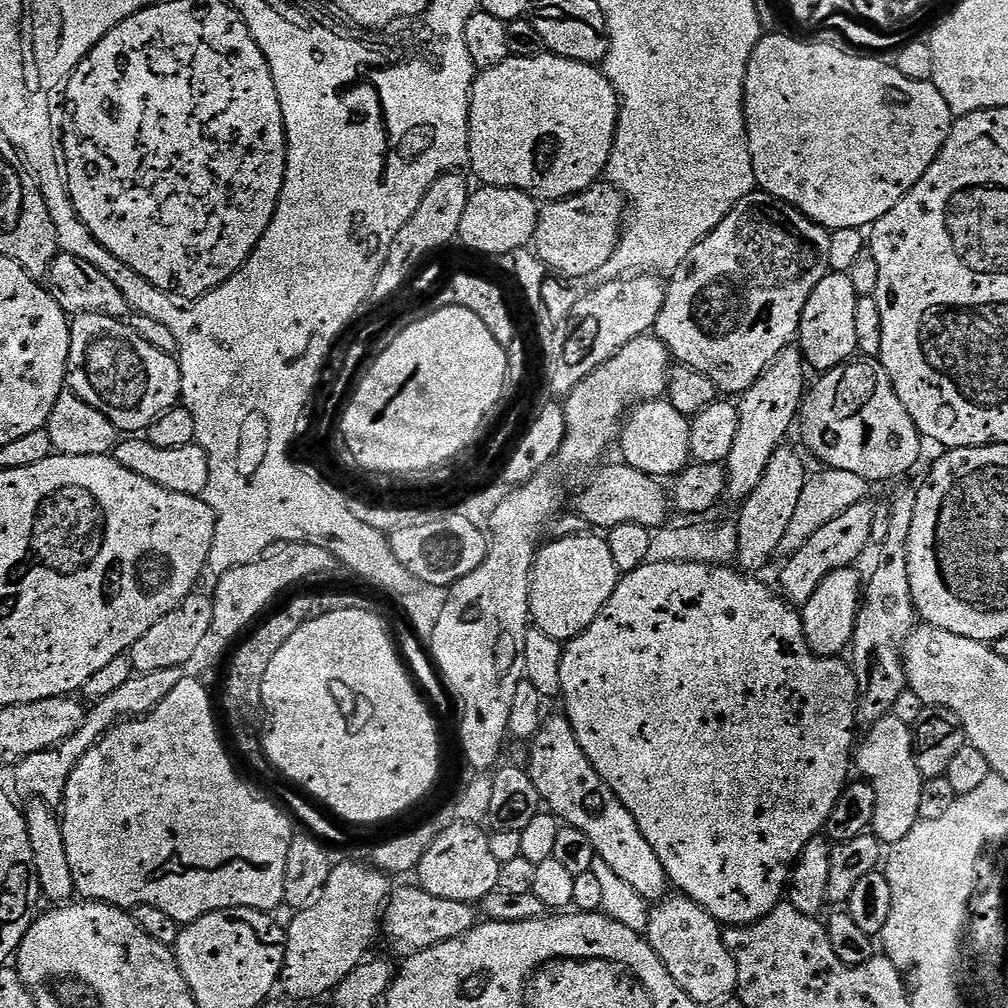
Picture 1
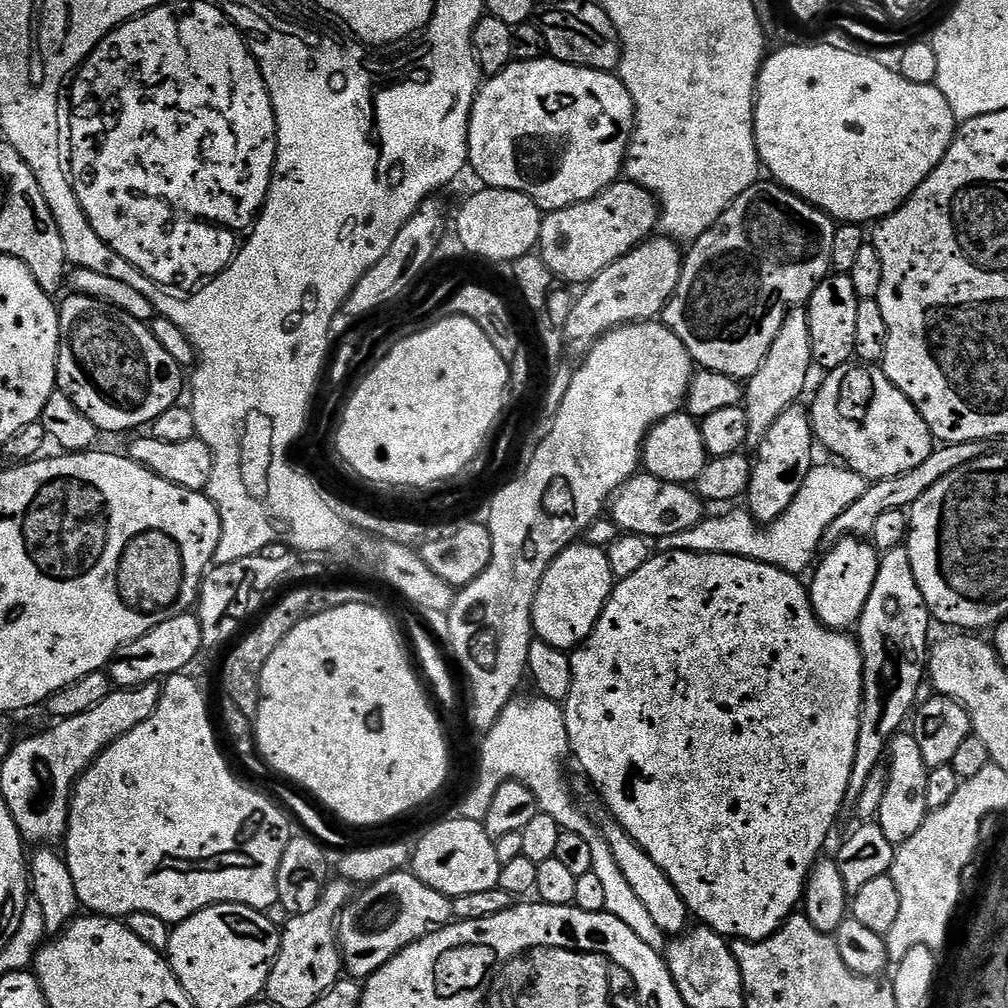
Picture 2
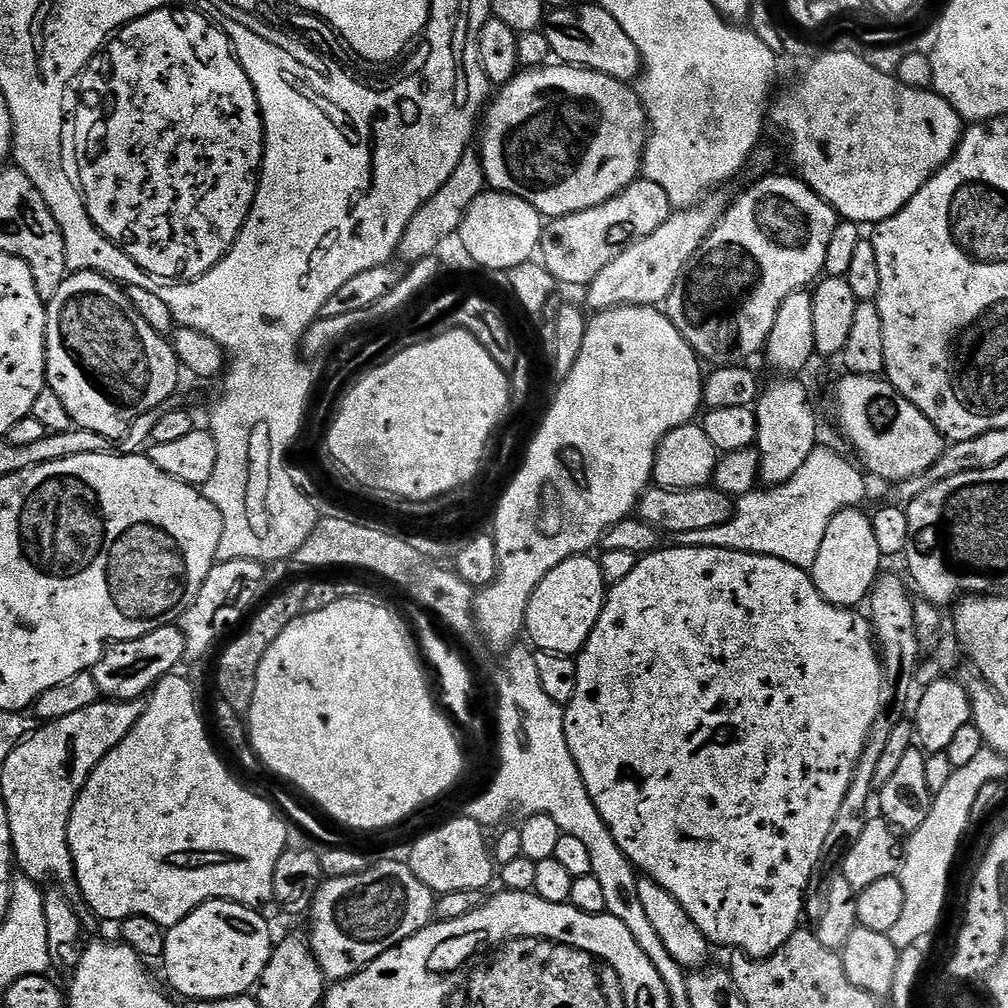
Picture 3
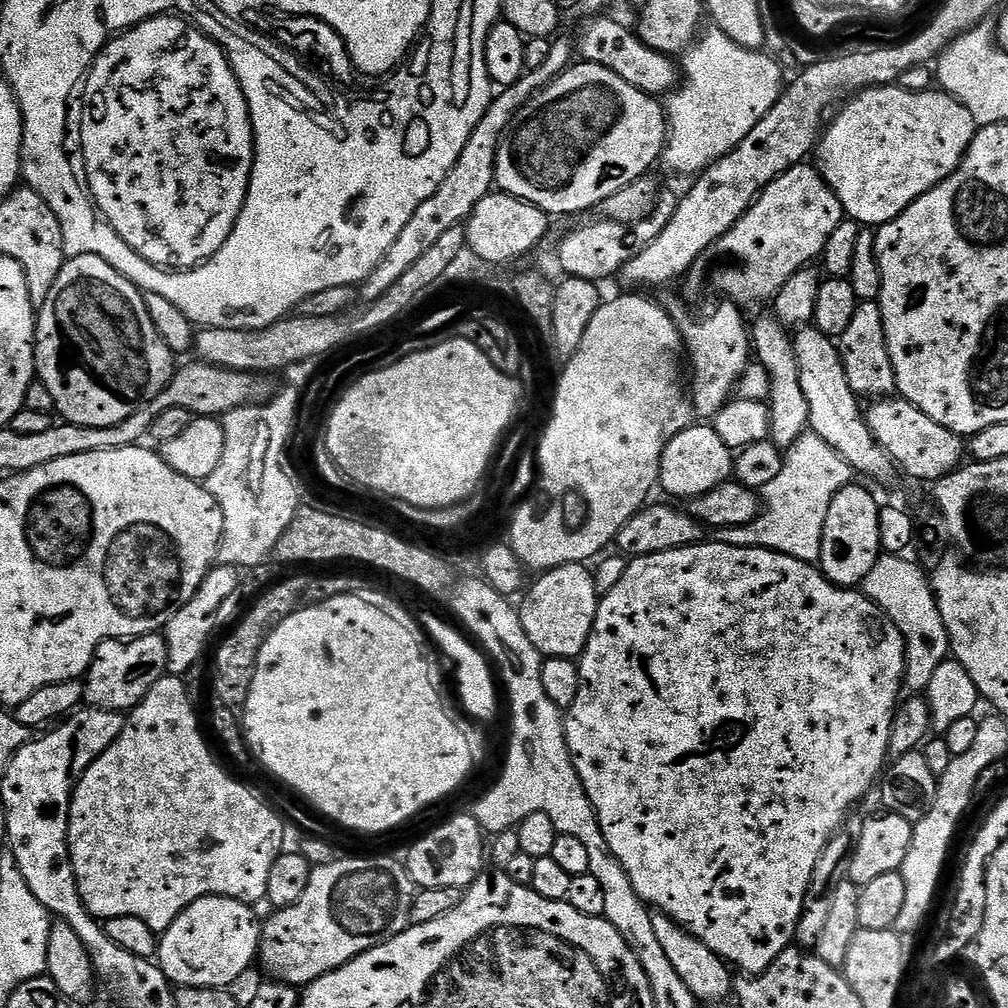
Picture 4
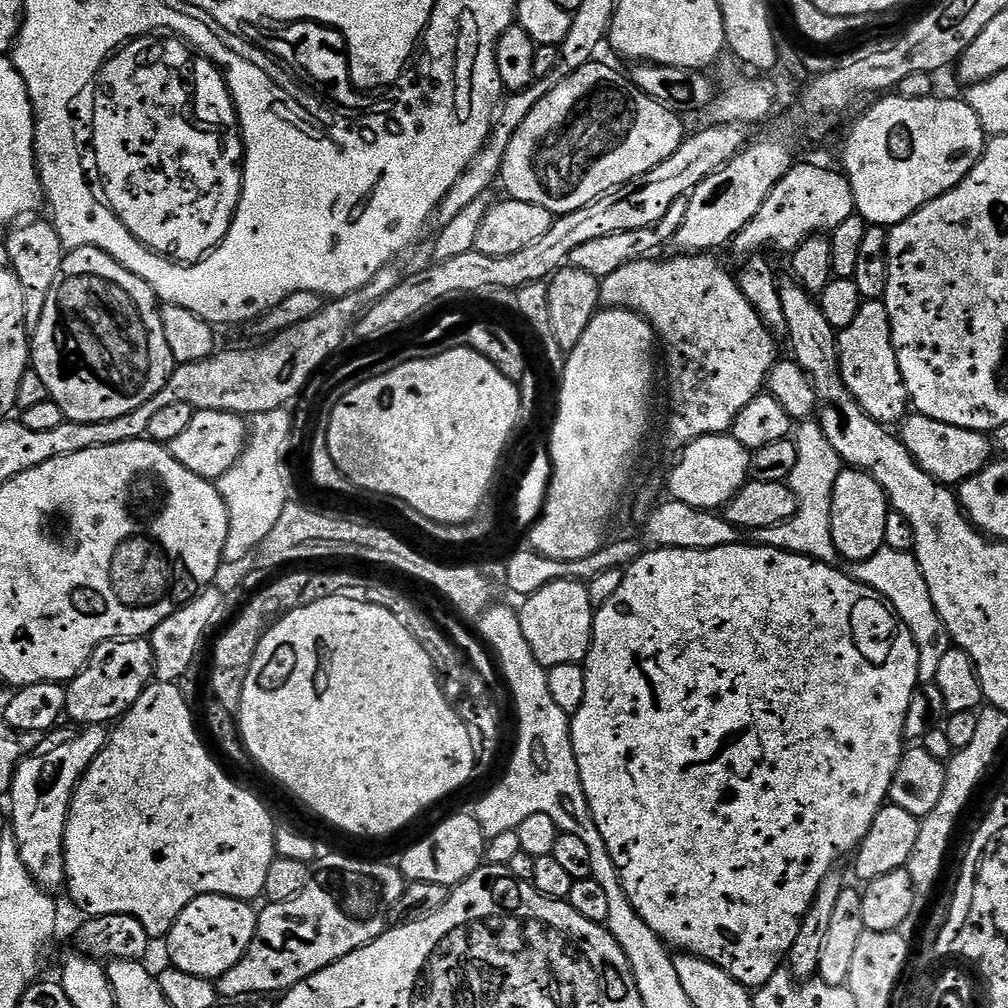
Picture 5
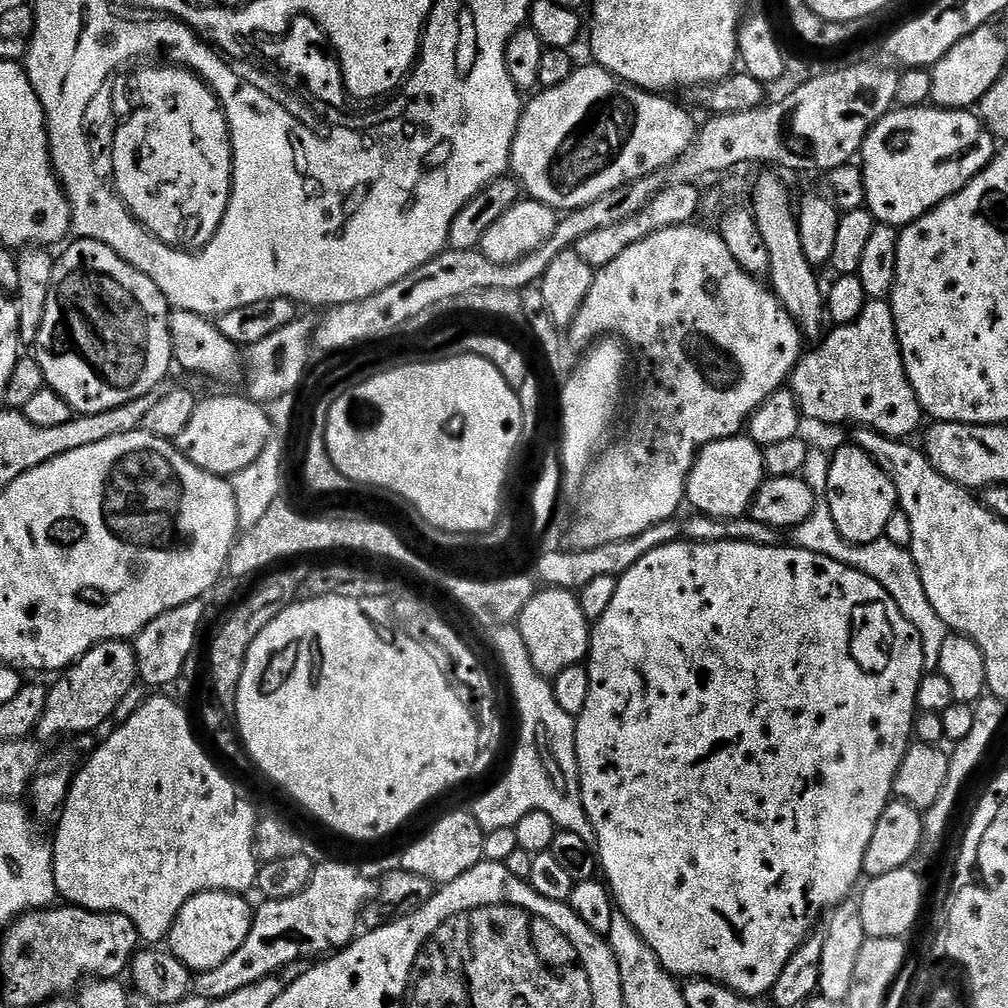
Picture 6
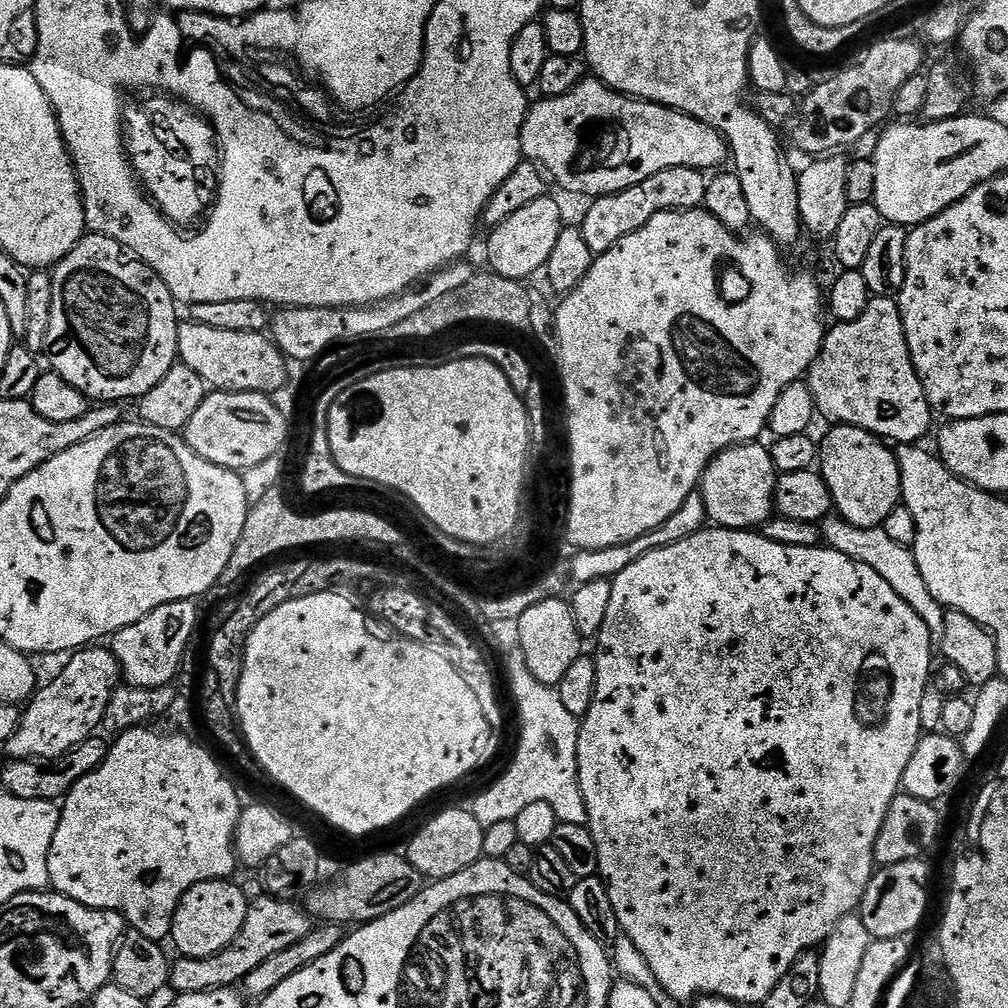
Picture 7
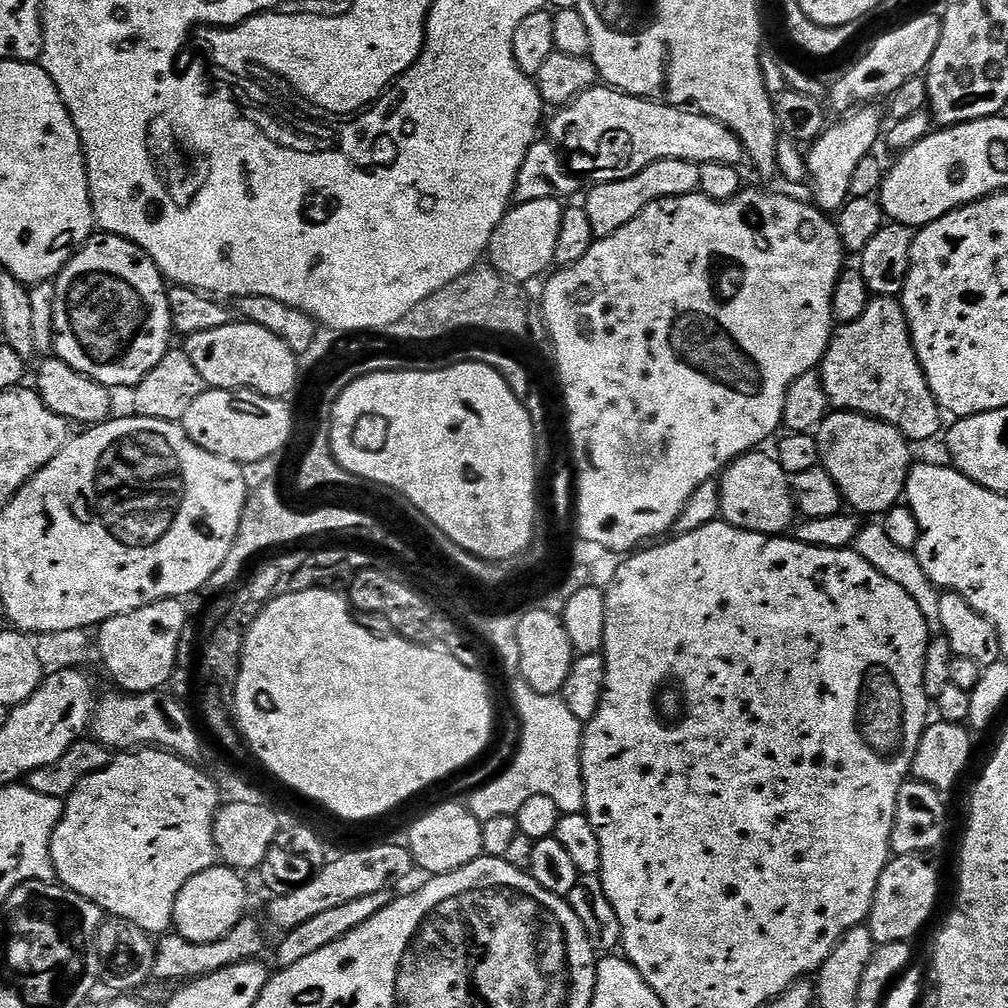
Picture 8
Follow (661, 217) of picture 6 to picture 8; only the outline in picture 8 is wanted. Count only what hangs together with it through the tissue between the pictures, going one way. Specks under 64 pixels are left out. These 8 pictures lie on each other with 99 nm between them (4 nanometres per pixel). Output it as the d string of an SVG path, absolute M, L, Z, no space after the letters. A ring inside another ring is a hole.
M666 158L646 166L646 170L638 170L630 178L622 178L618 182L606 182L605 184L592 184L589 187L588 197L582 201L582 207L586 218L590 218L590 230L593 237L609 236L614 230L622 230L626 222L634 222L650 202L662 198L674 198L675 196L688 196L697 191L700 186L700 165L694 162L686 162L678 158Z

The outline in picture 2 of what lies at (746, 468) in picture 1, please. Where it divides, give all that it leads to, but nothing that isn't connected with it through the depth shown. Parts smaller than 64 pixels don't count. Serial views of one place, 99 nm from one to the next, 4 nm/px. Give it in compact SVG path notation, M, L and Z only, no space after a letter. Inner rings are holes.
M803 307L793 308L782 322L782 330L778 330L778 336L774 338L774 344L770 346L766 358L762 358L762 366L758 366L758 370L746 381L742 407L746 410L748 419L749 445L759 444L766 430L770 430L770 426L774 426L778 420L778 414L799 401L796 399L803 394L811 372L814 372L814 365L808 314Z

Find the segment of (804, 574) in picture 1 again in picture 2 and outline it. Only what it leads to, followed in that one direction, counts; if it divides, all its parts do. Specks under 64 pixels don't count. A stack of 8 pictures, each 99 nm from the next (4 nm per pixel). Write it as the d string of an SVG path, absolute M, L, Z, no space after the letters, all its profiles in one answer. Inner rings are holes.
M971 440L961 444L941 443L939 446L933 447L930 458L926 458L926 462L920 463L919 466L914 466L914 470L906 470L906 474L898 474L894 478L871 481L868 489L862 494L862 498L858 498L858 502L850 502L846 506L846 510L842 510L842 514L838 514L838 518L834 518L834 522L830 522L824 535L824 544L834 545L838 541L846 539L847 536L871 537L874 526L878 523L878 514L886 514L886 510L911 509L912 504L918 502L918 498L922 498L922 494L926 494L926 490L930 490L930 486L934 486L934 482L942 482L942 478L946 478L946 474L954 474L954 470L967 464L973 464L974 461L985 455L986 444L983 440Z

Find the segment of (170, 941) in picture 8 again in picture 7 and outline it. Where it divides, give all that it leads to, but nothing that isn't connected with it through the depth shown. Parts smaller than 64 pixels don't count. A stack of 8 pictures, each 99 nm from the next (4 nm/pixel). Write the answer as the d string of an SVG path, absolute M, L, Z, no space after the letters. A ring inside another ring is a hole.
M260 894L257 900L253 899L248 906L246 922L242 922L242 930L218 954L207 956L201 960L195 960L189 956L177 959L171 965L168 974L168 983L173 993L185 996L186 994L198 994L209 992L219 988L230 988L239 985L266 958L279 954L286 950L286 946L294 946L294 942L302 942L312 932L314 920L303 907L286 900L275 900L273 896Z

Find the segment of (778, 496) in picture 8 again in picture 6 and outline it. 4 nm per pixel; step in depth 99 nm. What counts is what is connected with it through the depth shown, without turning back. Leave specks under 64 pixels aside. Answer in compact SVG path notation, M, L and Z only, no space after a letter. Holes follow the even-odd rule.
M747 435L731 436L715 440L700 449L694 466L688 475L686 500L693 504L701 516L713 516L715 520L737 520L749 511L754 494L764 485L764 454L759 444Z

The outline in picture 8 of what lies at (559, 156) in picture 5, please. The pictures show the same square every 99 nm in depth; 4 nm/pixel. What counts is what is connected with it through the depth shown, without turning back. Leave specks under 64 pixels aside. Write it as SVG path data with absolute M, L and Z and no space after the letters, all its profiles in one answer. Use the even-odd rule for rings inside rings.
M607 86L586 90L553 116L556 117L552 121L549 119L546 124L546 132L552 135L551 143L557 149L565 148L572 156L584 156L589 170L592 171L592 184L618 182L622 178L630 178L638 174L638 170L646 170L646 166L666 158L678 158L698 165L710 162L739 165L740 159L743 161L746 156L737 136L714 118L704 116L695 110L673 108L670 104L641 100L638 96L626 96L623 92L617 92L615 88Z

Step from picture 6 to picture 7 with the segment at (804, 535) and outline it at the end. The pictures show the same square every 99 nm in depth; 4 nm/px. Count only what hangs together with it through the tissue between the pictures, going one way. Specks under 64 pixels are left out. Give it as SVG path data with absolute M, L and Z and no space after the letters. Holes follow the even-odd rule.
M838 514L828 516L822 521L822 540L827 547L870 566L870 570L874 570L874 574L886 578L886 582L890 582L894 594L898 594L898 598L902 598L910 606L910 610L914 610L914 614L918 614L918 618L922 618L922 622L926 622L933 645L940 645L946 609L943 604L937 602L934 594L930 594L930 589L926 587L926 581L922 578L922 570L918 570L916 554L912 548L898 546L898 542L893 542L887 536L883 526L859 528L853 524L847 524Z

